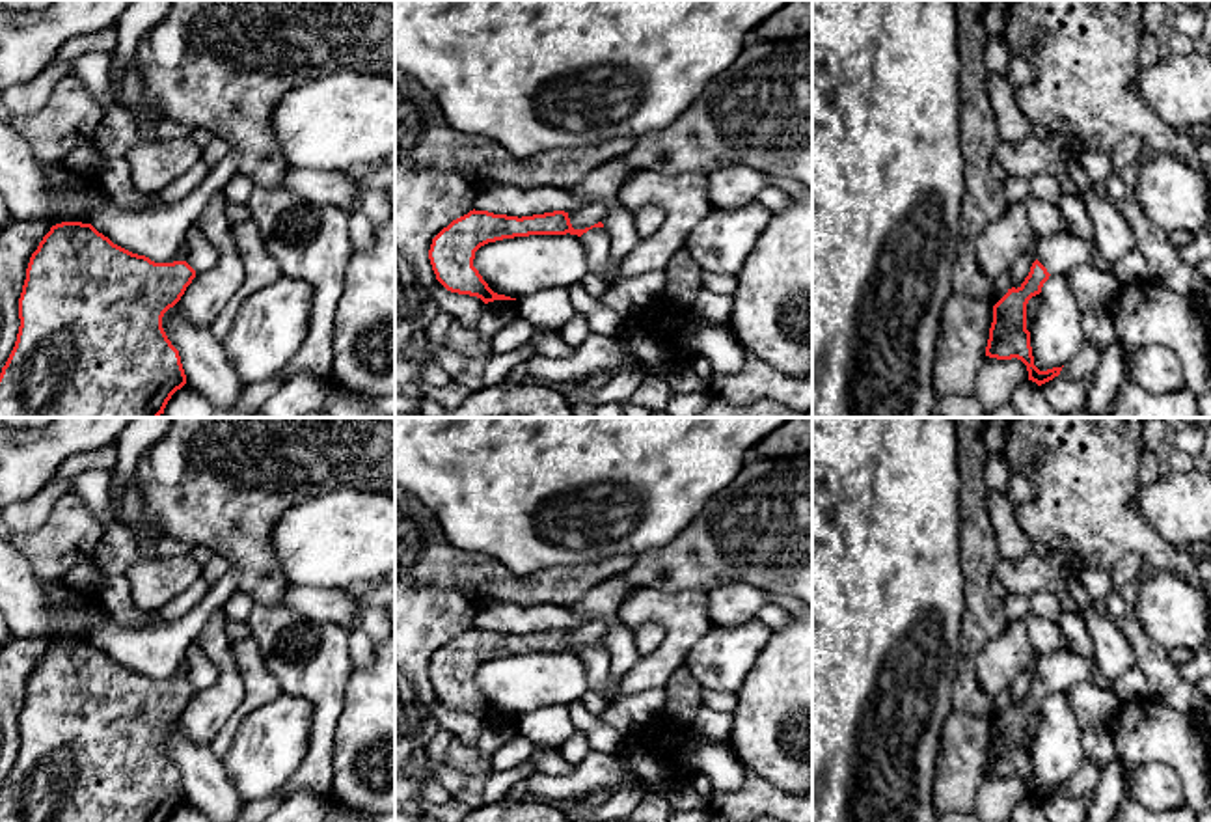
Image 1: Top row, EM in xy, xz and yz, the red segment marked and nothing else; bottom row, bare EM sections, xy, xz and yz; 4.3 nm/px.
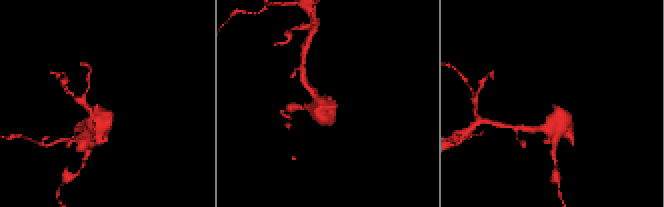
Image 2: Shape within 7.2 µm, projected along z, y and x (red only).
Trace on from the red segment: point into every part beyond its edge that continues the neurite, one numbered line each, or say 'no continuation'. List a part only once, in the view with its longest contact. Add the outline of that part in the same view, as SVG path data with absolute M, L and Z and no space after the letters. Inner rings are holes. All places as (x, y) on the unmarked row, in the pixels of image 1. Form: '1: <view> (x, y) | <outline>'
1: xz (597, 658) | M592 645L583 651L585 677L591 692L602 693L609 686L611 654L606 645Z

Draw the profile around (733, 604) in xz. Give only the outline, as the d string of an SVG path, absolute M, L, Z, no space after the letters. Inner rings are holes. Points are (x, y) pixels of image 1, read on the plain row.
M728 583L708 593L710 624L732 628L758 615L769 604L769 593L749 583Z

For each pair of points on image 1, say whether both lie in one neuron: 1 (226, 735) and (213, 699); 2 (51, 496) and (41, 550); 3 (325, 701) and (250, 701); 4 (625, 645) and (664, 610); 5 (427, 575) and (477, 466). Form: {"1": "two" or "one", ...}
{"1": "two", "2": "two", "3": "two", "4": "two", "5": "two"}

